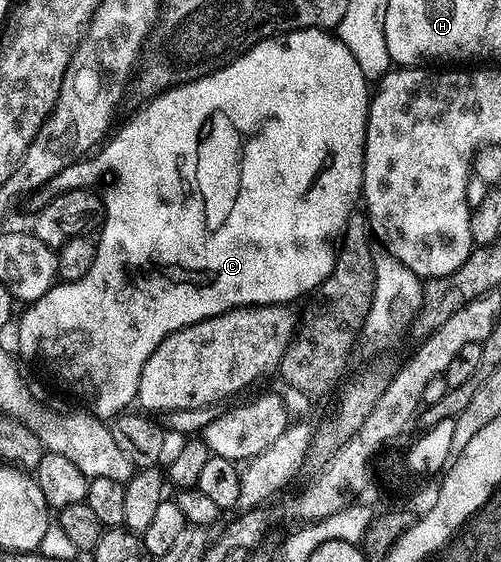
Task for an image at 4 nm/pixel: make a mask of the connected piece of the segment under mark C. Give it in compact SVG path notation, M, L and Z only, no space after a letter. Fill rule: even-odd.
M294 28L291 32L271 36L257 42L236 60L229 61L224 68L188 84L179 84L146 101L140 107L143 109L90 157L97 171L107 172L108 184L108 188L101 192L106 211L101 224L103 244L101 240L101 250L96 251L93 266L89 266L81 278L52 283L44 296L24 307L27 309L19 320L18 355L40 356L73 391L80 392L91 403L89 411L92 416L107 422L136 403L141 370L149 354L164 337L210 316L228 312L230 308L253 304L290 305L295 302L291 300L298 296L306 292L314 293L325 278L329 278L335 265L337 248L334 243L331 245L331 239L334 236L336 239L346 228L347 219L356 211L363 194L363 151L367 141L368 107L369 82L365 74L361 74L361 66L357 66L353 54L349 54L349 46L345 46L338 35L322 28Z

